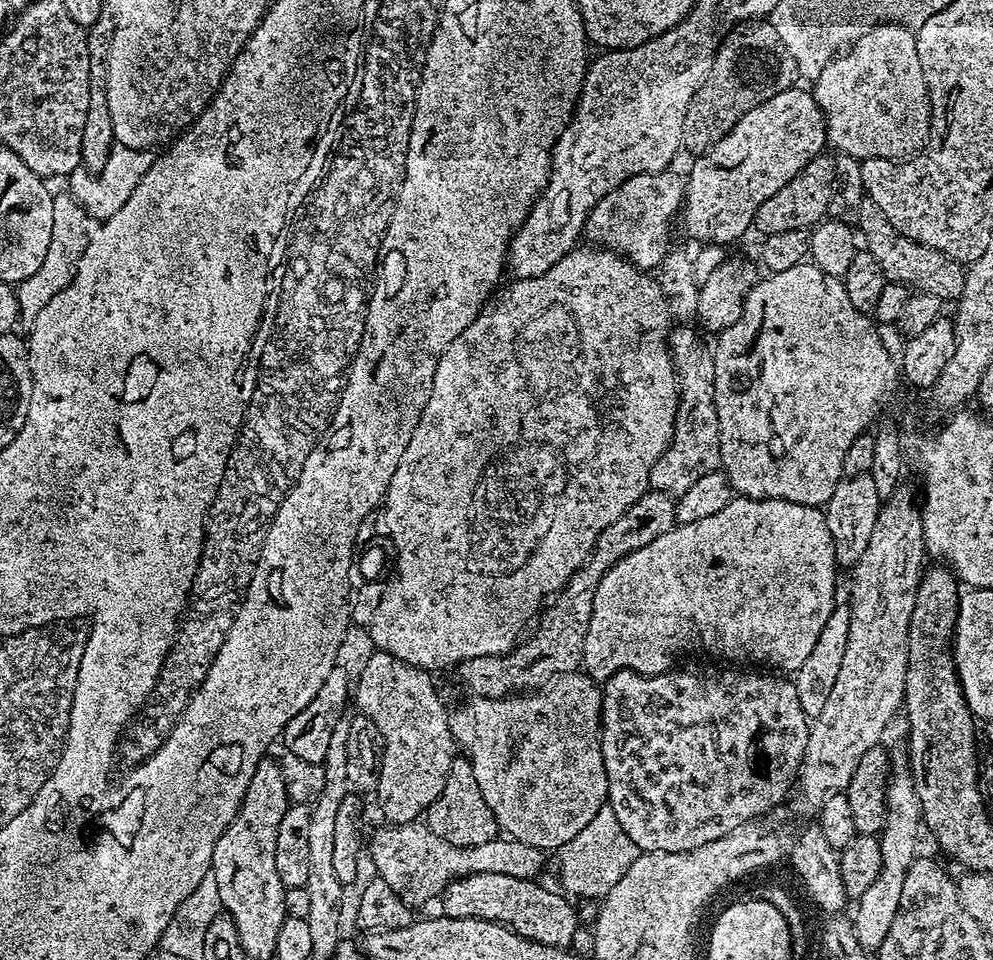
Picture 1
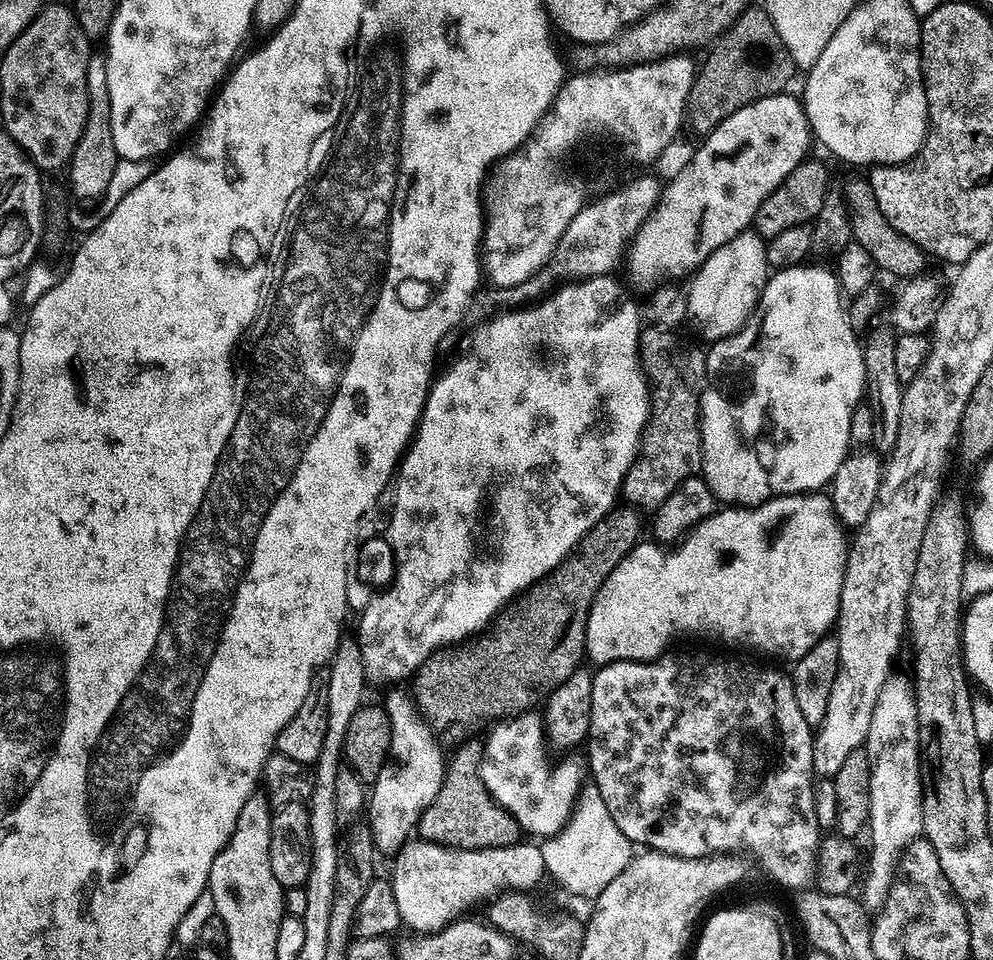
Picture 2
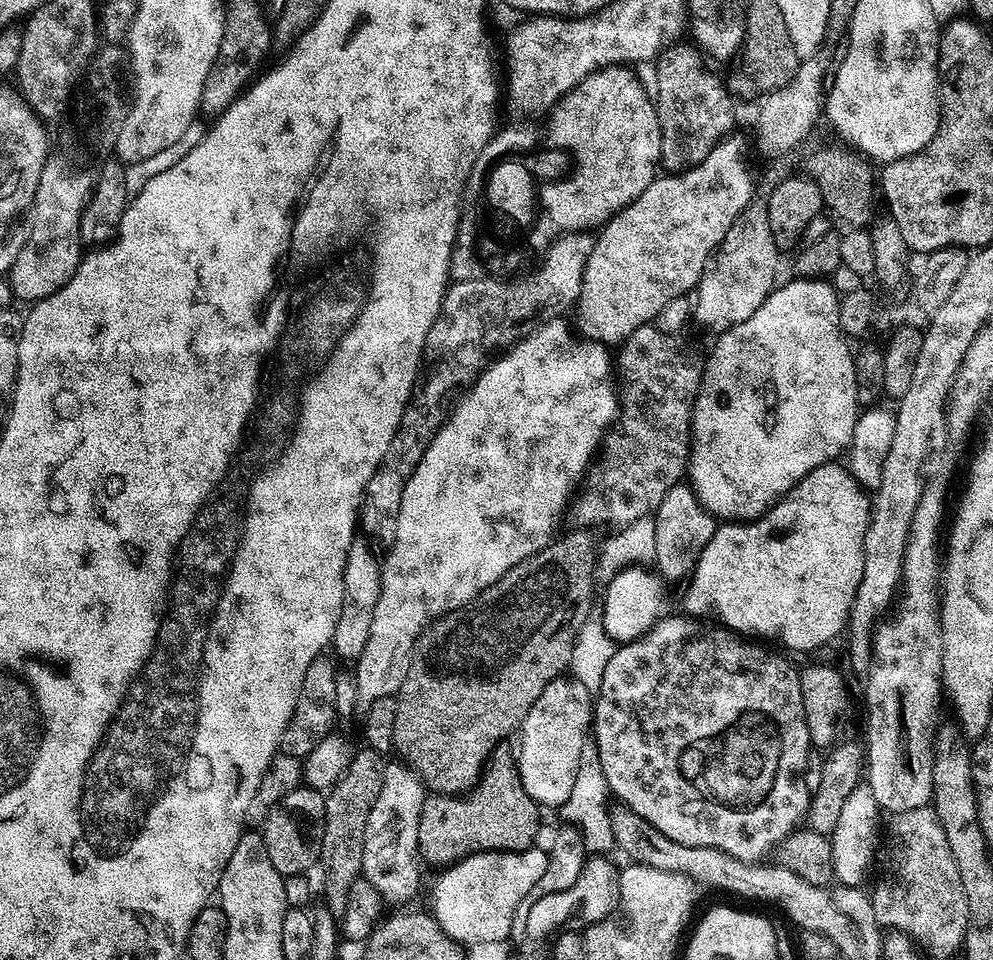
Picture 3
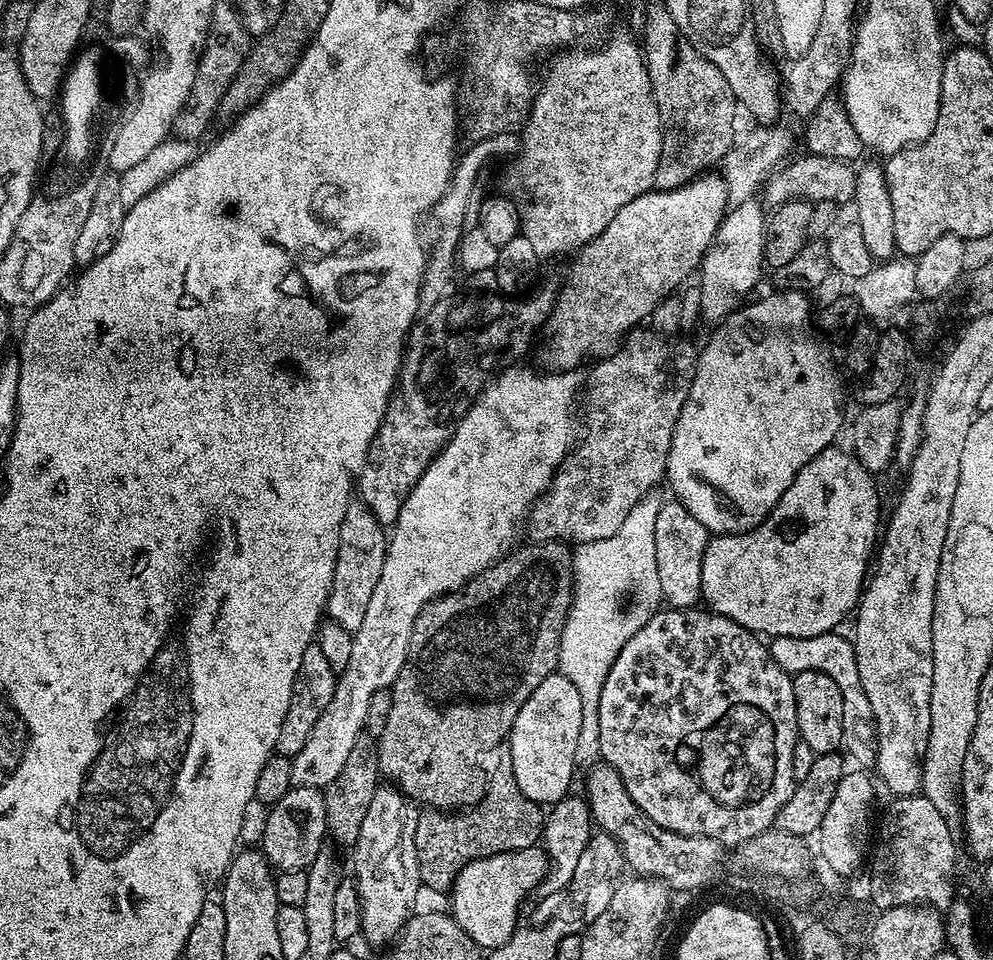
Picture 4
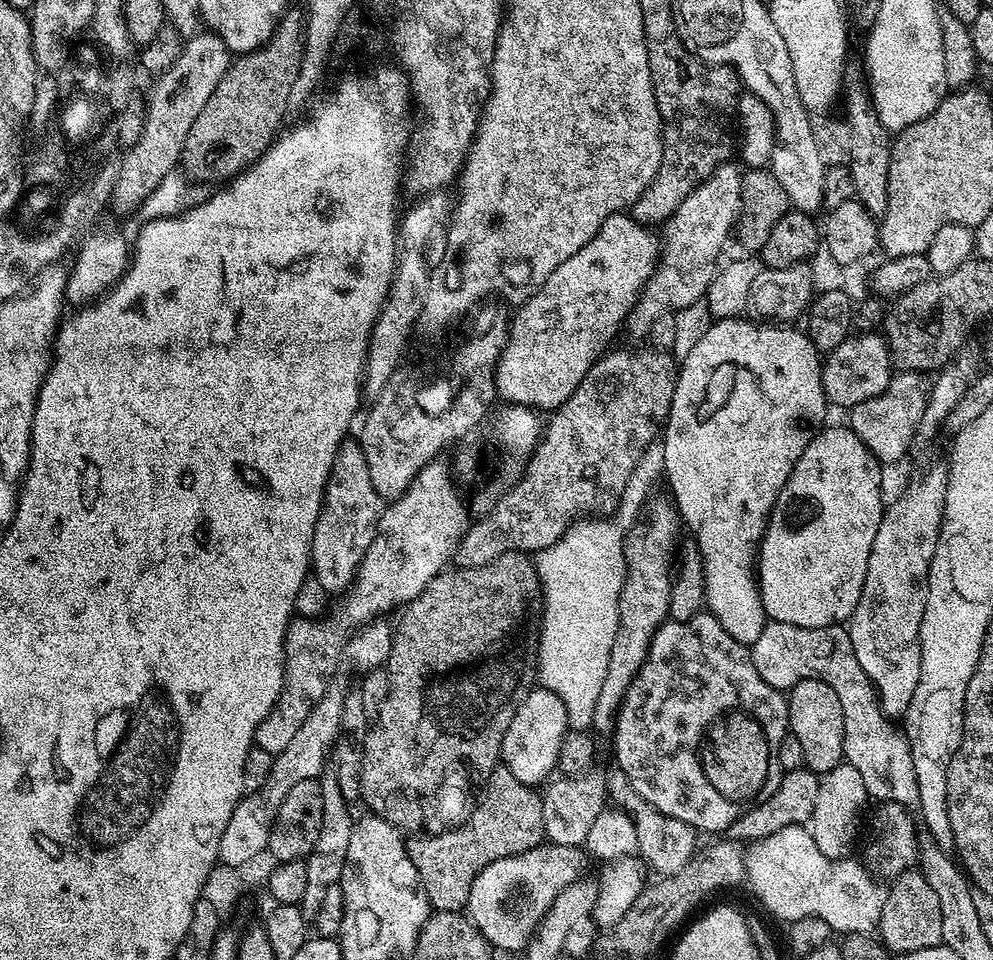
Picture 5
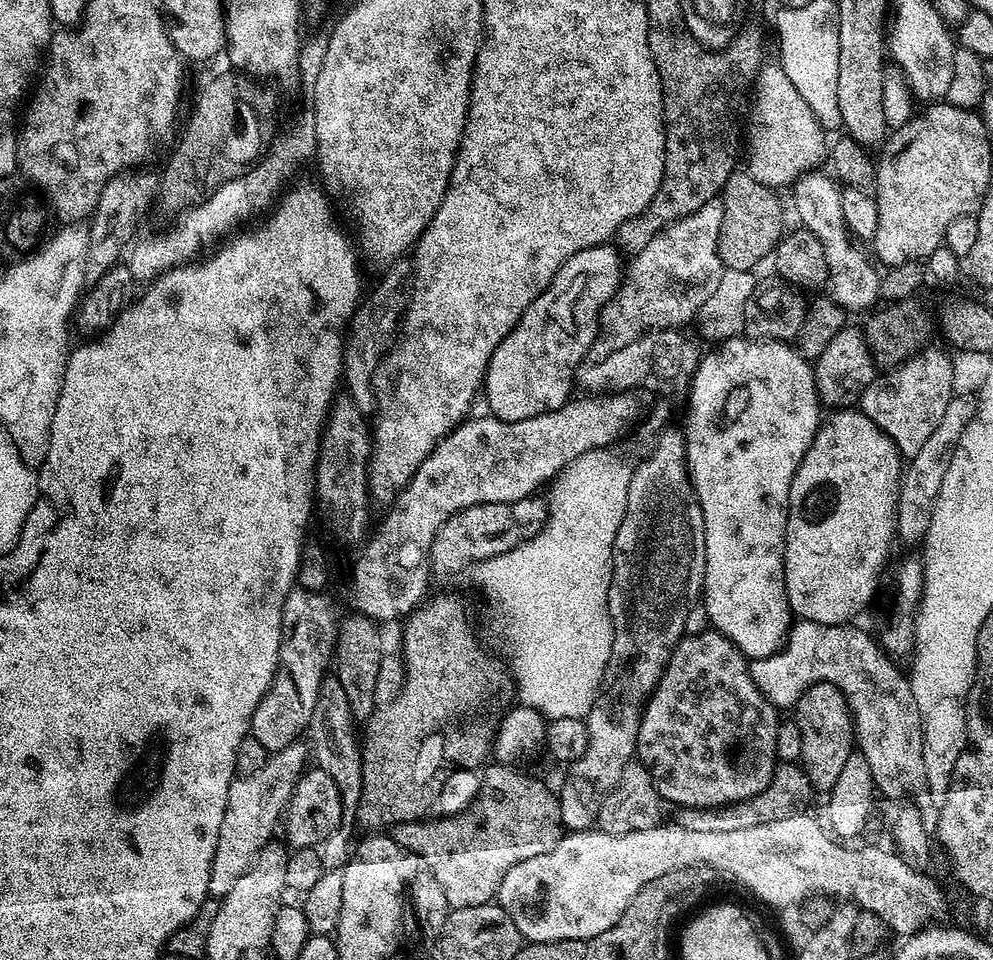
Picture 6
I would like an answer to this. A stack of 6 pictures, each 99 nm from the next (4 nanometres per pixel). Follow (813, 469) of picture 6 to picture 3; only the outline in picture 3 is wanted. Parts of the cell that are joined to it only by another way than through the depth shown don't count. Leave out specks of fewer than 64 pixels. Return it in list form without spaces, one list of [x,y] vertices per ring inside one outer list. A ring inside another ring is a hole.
[[[833,462],[823,464],[806,474],[796,485],[790,489],[776,505],[768,509],[757,520],[747,522],[724,522],[717,527],[716,533],[702,549],[697,559],[695,568],[690,573],[687,581],[688,589],[684,592],[683,611],[693,618],[704,618],[707,612],[716,612],[716,616],[723,627],[739,634],[744,638],[759,638],[764,640],[777,640],[784,648],[792,652],[812,652],[823,644],[828,644],[839,632],[845,631],[848,623],[848,615],[852,612],[852,603],[856,597],[856,591],[862,580],[862,566],[864,565],[864,539],[868,529],[868,517],[870,515],[870,500],[856,484],[851,471],[843,463]]]

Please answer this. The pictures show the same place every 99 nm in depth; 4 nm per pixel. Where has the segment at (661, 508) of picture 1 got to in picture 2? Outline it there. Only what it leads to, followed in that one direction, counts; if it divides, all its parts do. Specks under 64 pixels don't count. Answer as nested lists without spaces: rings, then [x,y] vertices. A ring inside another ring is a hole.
[[[631,506],[613,508],[577,542],[575,550],[549,576],[543,576],[509,600],[474,638],[458,644],[445,644],[432,652],[410,680],[410,692],[421,717],[432,726],[460,724],[463,720],[503,722],[535,709],[540,699],[539,704],[551,695],[553,689],[574,675],[581,667],[580,659],[583,661],[586,656],[584,643],[592,604],[610,570],[614,570],[614,566],[618,566],[618,562],[622,562],[622,558],[626,558],[628,551],[641,539],[640,516],[641,513]]]

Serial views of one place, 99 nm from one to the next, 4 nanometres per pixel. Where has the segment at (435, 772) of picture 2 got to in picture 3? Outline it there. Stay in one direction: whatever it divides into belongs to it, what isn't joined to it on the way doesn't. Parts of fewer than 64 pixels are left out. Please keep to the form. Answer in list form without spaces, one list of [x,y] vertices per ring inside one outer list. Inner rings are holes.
[[[385,763],[381,793],[366,821],[363,879],[372,883],[389,905],[404,906],[420,886],[418,818],[426,799],[426,785],[407,763]]]

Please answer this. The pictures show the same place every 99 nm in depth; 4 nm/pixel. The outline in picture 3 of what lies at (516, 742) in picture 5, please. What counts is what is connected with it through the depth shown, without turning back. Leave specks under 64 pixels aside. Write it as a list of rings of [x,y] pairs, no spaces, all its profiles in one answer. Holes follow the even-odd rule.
[[[563,676],[550,682],[550,685],[546,686],[546,688],[542,690],[542,693],[538,696],[537,701],[534,702],[534,705],[527,711],[527,716],[523,720],[518,732],[518,737],[520,736],[520,748],[518,744],[516,765],[519,770],[520,781],[522,782],[523,789],[526,790],[526,794],[530,795],[531,800],[534,801],[539,807],[546,808],[546,806],[548,806],[556,810],[561,808],[562,805],[567,802],[568,798],[570,798],[570,793],[574,787],[574,776],[576,776],[576,770],[578,770],[578,761],[582,751],[582,746],[584,746],[584,744],[588,741],[588,734],[586,734],[586,731],[588,731],[588,733],[591,731],[593,718],[593,695],[586,689],[586,686],[582,685],[582,682],[578,682],[578,680],[573,676]]]

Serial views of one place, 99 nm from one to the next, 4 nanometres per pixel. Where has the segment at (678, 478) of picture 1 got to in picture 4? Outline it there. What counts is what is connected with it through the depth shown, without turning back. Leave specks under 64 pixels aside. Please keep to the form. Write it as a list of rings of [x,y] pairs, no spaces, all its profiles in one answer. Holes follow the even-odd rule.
[[[633,330],[628,333],[627,336],[624,337],[623,344],[620,345],[620,349],[617,350],[615,354],[612,356],[608,356],[605,360],[599,361],[595,365],[596,368],[592,373],[588,376],[588,429],[584,432],[584,441],[577,443],[575,447],[573,447],[570,455],[565,459],[564,463],[561,464],[560,469],[556,472],[556,475],[552,477],[552,484],[548,488],[548,491],[544,493],[543,496],[540,497],[539,500],[536,501],[531,513],[530,513],[530,524],[532,520],[532,532],[537,541],[543,542],[546,540],[558,540],[561,542],[567,542],[572,546],[579,546],[581,544],[589,544],[590,542],[598,542],[599,540],[605,540],[606,538],[610,538],[614,534],[618,534],[618,530],[622,527],[622,525],[626,522],[626,518],[630,516],[631,511],[634,510],[634,506],[638,505],[640,499],[644,496],[651,493],[653,490],[659,489],[659,484],[663,485],[665,483],[667,474],[668,474],[668,459],[670,458],[670,446],[672,445],[672,439],[674,438],[674,426],[678,422],[678,414],[682,410],[682,406],[686,402],[686,398],[690,394],[690,386],[692,385],[692,379],[694,378],[694,374],[696,373],[696,357],[698,355],[697,345],[692,345],[688,340],[672,340],[676,338],[669,338],[667,335],[661,334],[659,331],[653,330],[653,332],[640,332],[644,330]]]

